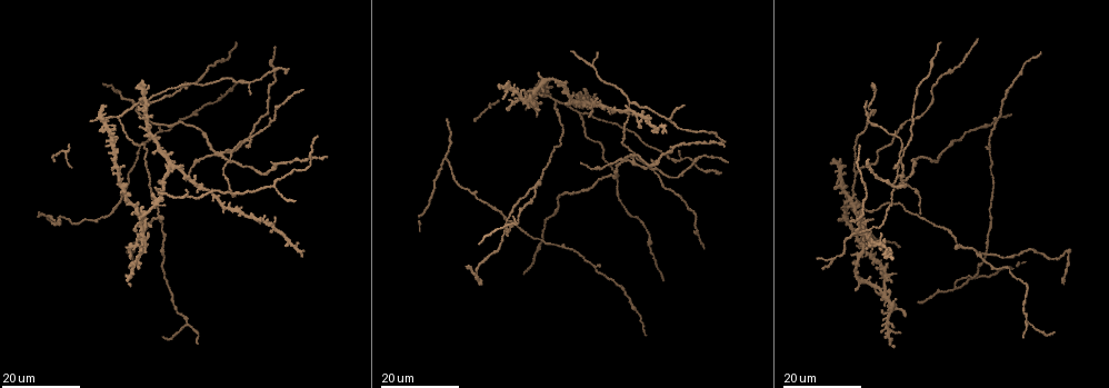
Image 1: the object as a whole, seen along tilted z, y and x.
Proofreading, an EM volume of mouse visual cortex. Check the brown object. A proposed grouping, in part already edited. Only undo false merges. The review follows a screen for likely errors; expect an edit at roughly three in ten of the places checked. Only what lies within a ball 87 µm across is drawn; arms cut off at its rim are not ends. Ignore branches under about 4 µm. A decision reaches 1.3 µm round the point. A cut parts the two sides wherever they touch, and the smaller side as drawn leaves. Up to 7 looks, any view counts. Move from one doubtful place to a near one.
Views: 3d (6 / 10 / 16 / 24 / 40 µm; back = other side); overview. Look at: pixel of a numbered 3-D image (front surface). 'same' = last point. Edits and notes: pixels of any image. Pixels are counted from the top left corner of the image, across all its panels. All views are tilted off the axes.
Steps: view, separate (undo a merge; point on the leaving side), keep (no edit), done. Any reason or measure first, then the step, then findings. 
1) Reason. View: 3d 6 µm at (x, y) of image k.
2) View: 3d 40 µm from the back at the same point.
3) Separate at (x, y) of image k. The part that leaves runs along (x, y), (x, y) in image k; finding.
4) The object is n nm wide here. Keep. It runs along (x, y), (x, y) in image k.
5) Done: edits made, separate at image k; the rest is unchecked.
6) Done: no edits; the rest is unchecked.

Three-way junction. View: 3d 16 µm at (651, 168) of image 1.

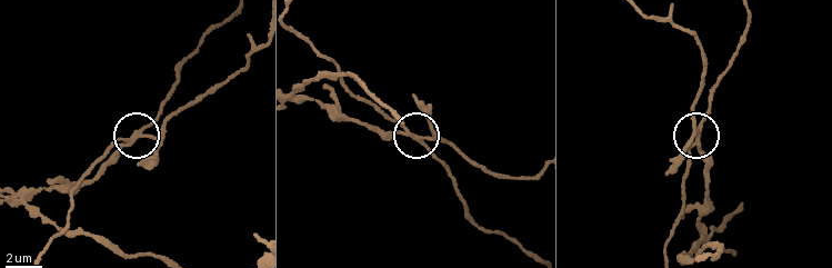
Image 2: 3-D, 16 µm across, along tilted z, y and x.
Closer look. View: 3d 10 µm at (405, 134) of image 2.

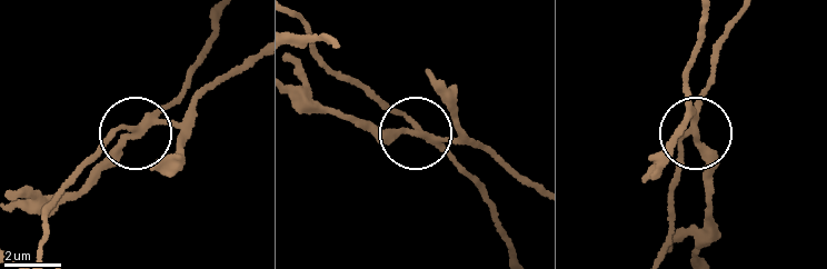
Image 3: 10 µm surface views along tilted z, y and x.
3 arms meet here. Separate at (182, 138) of image 3. The part that leaves runs along (147, 126), (85, 183), (16, 206) in image 3; two neurons meet here.

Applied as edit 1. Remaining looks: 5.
Arms part here. View: 3d 24 µm at (631, 101) of image 1.

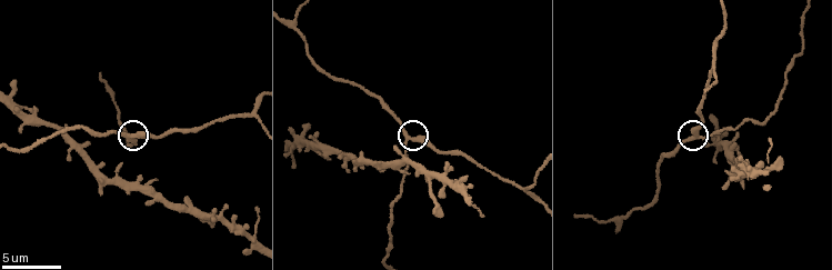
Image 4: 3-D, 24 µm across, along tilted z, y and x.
View: 3d 10 µm at (696, 136) of image 4.

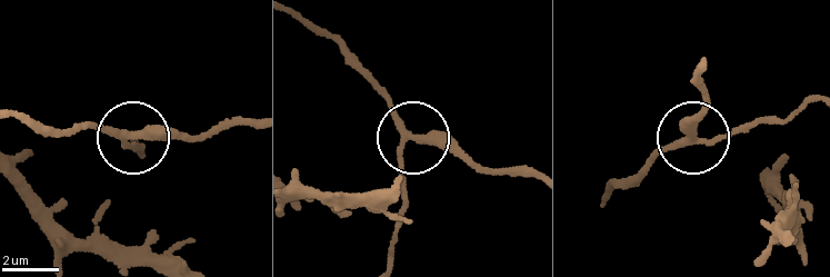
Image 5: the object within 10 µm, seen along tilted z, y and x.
3 arms meet here. Keep. It runs along (11, 181), (69, 234), (86, 235), (140, 147), (78, 127) in image 5; continuous, no second neuron.

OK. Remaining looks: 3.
Arms part here. View: 3d 16 µm at (187, 324) of image 1.

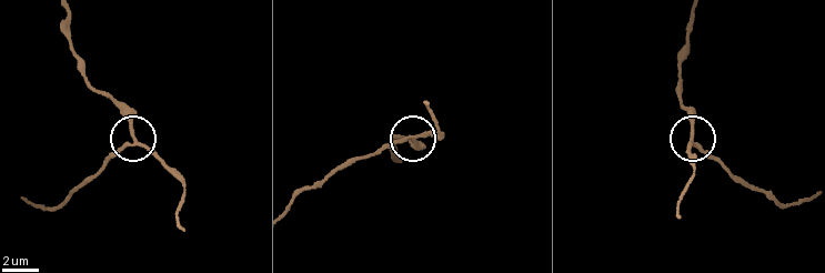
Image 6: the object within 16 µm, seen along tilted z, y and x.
Closer look. View: 3d 6 µm at (412, 135) of image 6.

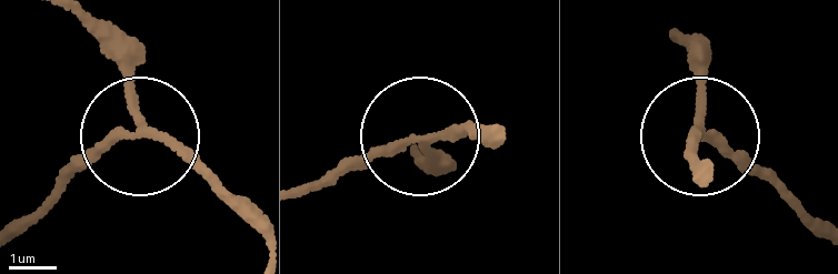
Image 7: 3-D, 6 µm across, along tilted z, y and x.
The object is 160 nm wide here. Separate at (82, 166) of image 7. The part that leaves runs along (130, 139), (66, 165), (23, 222) in image 7; a second neuron is stuck on.

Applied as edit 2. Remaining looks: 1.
Three-way junction. View: 3d 16 µm at (713, 64) of image 4.

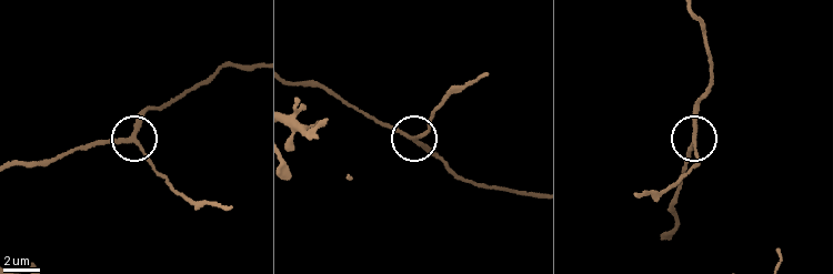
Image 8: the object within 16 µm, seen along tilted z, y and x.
Keep. It runs along (668, 232), (674, 224), (670, 204), (692, 140), (692, 166) in image 8; one neuron here.

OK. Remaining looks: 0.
Done: edits made, separate at image 3, separate at image 7; the rest is unchecked.

